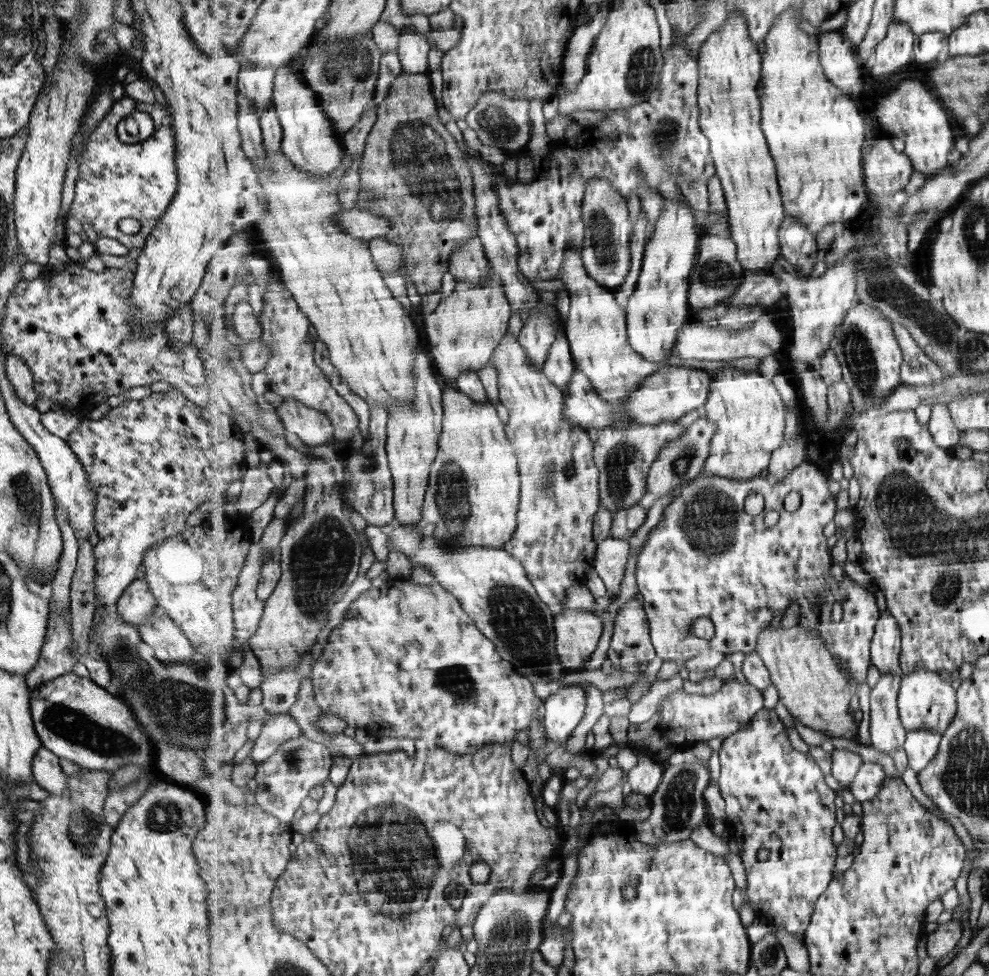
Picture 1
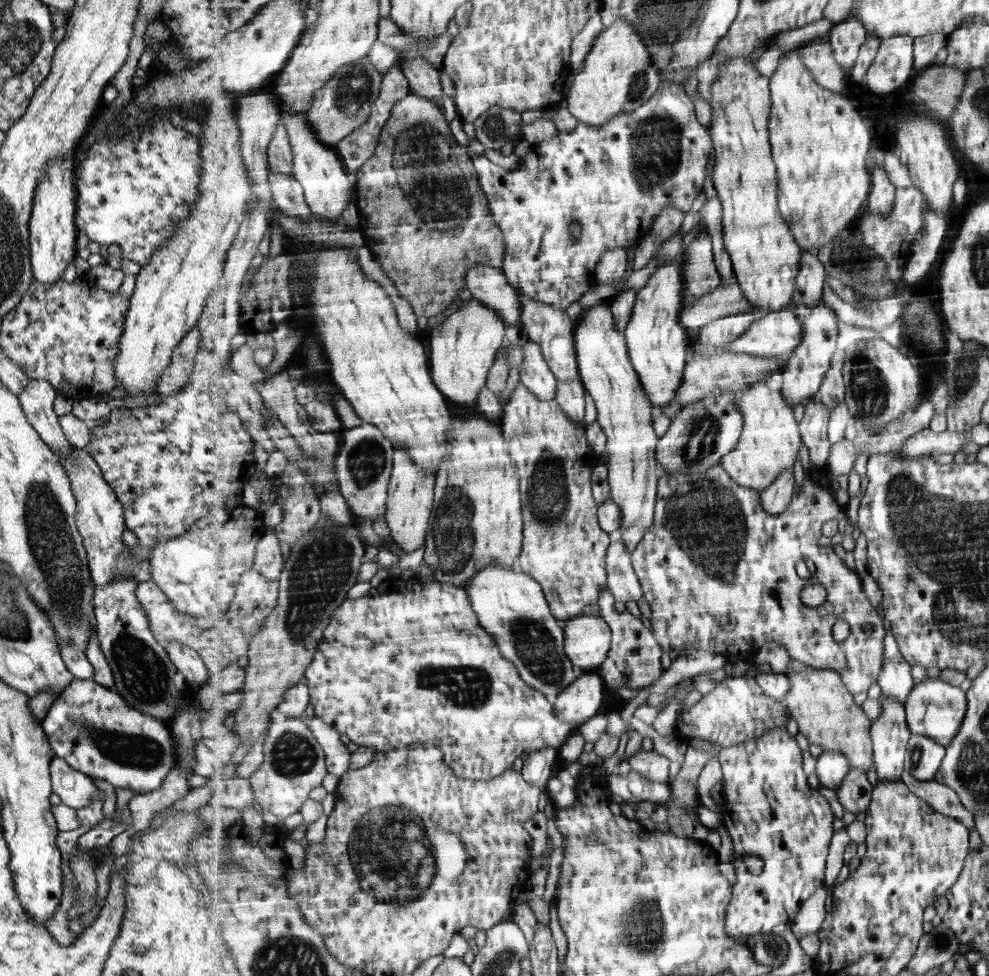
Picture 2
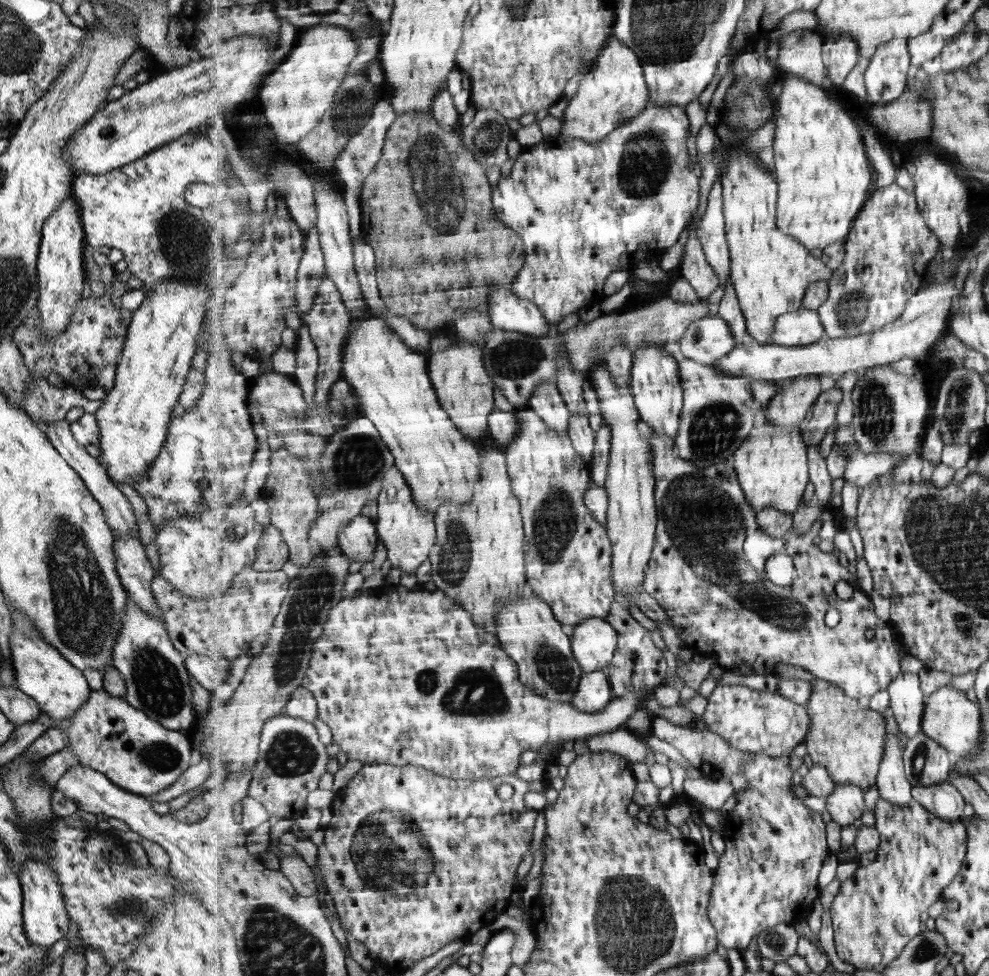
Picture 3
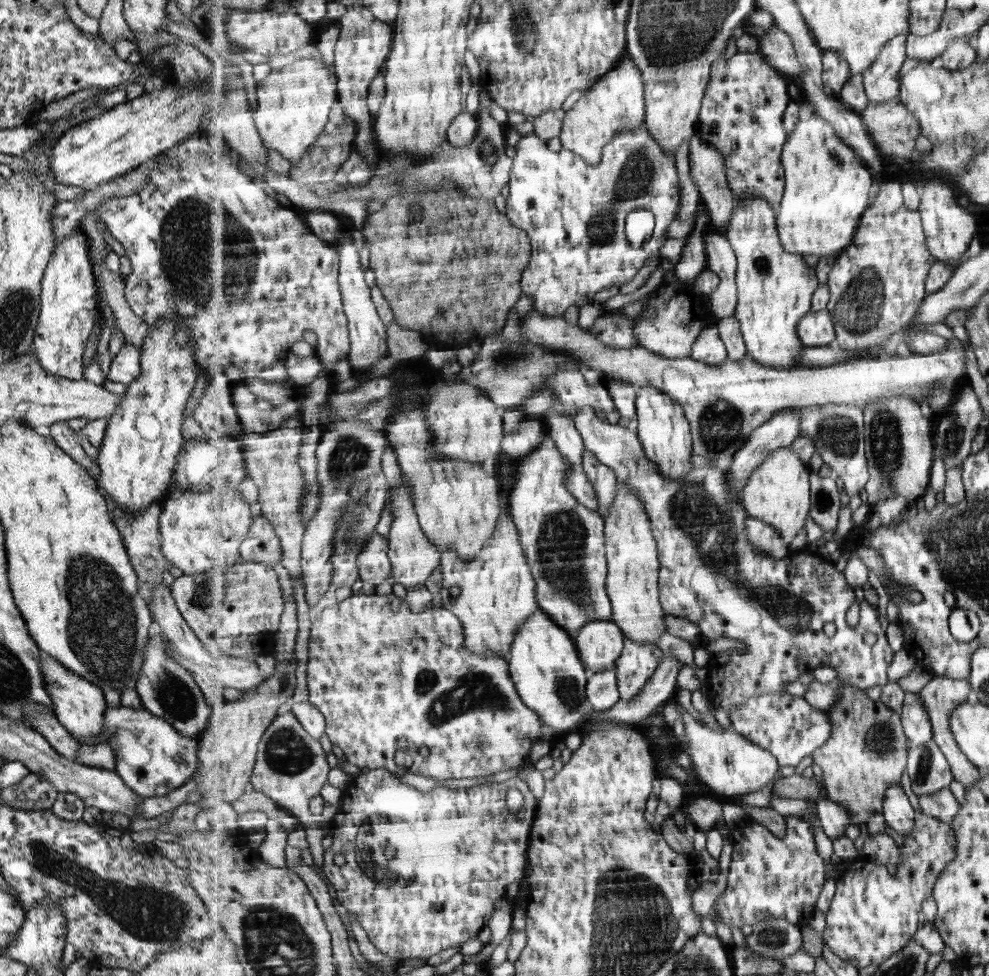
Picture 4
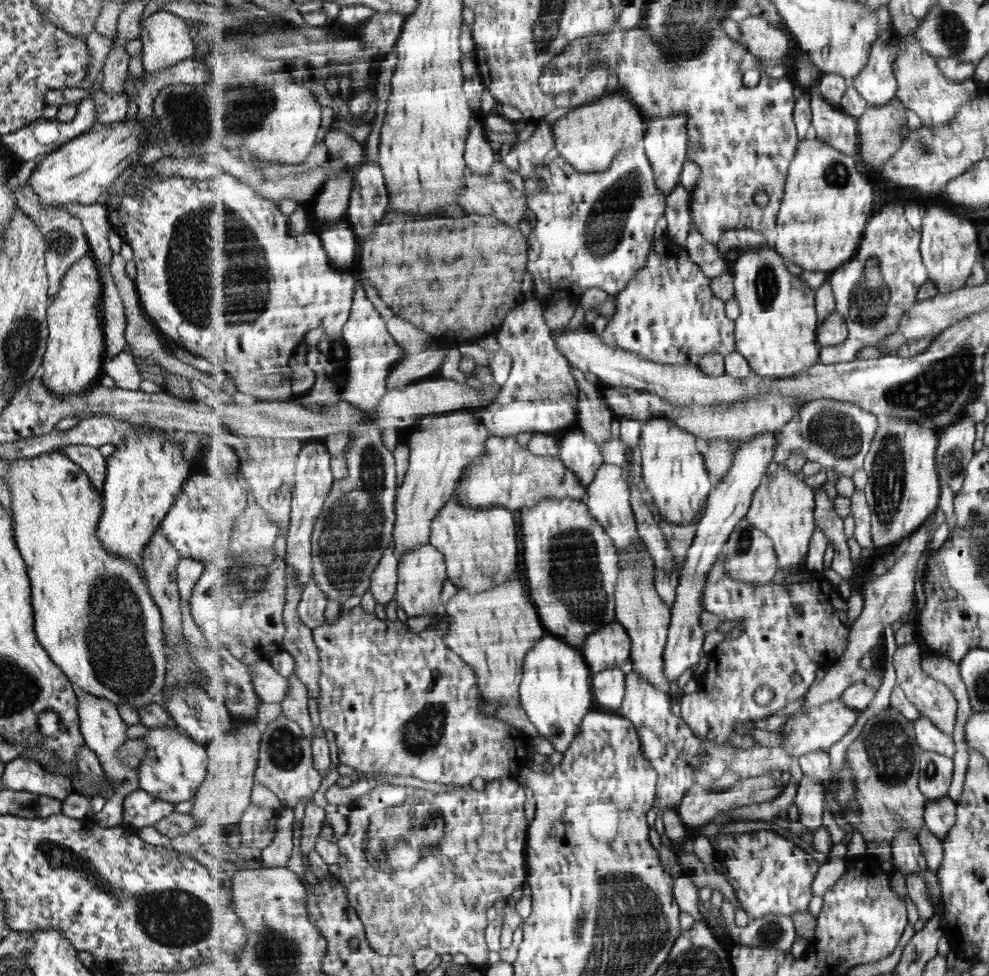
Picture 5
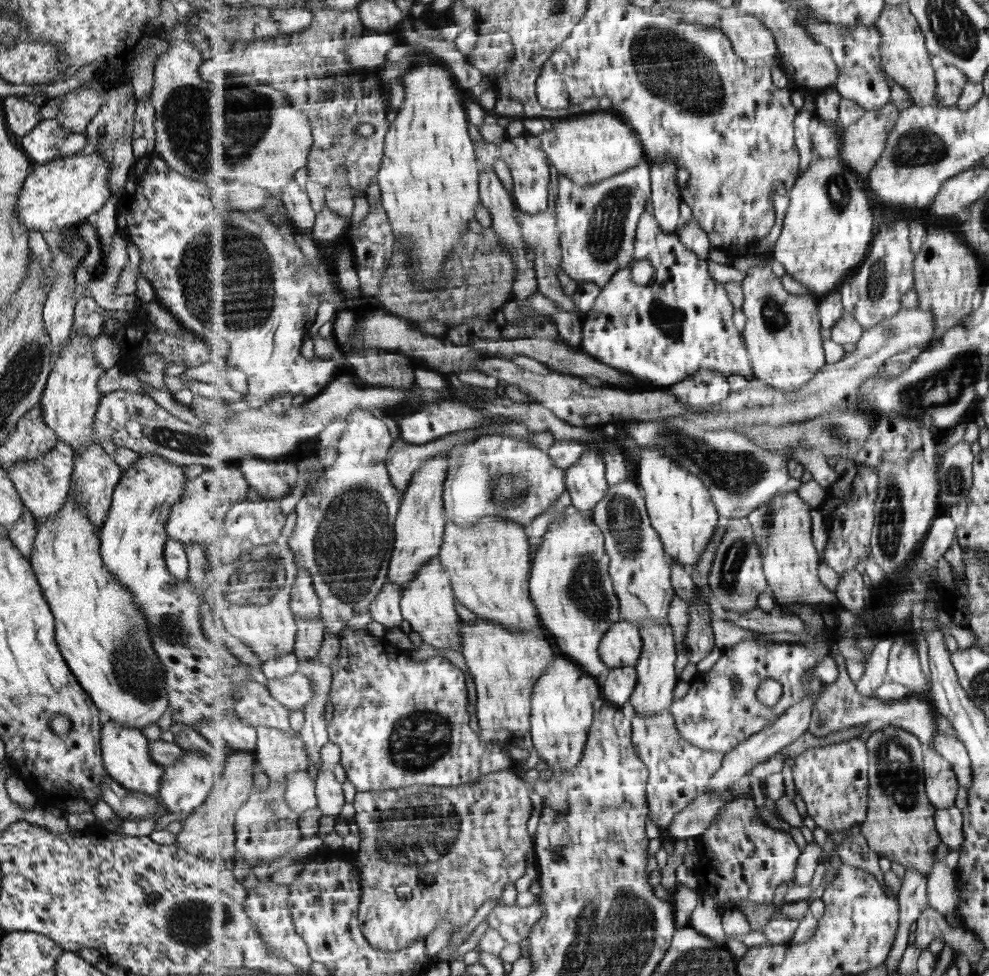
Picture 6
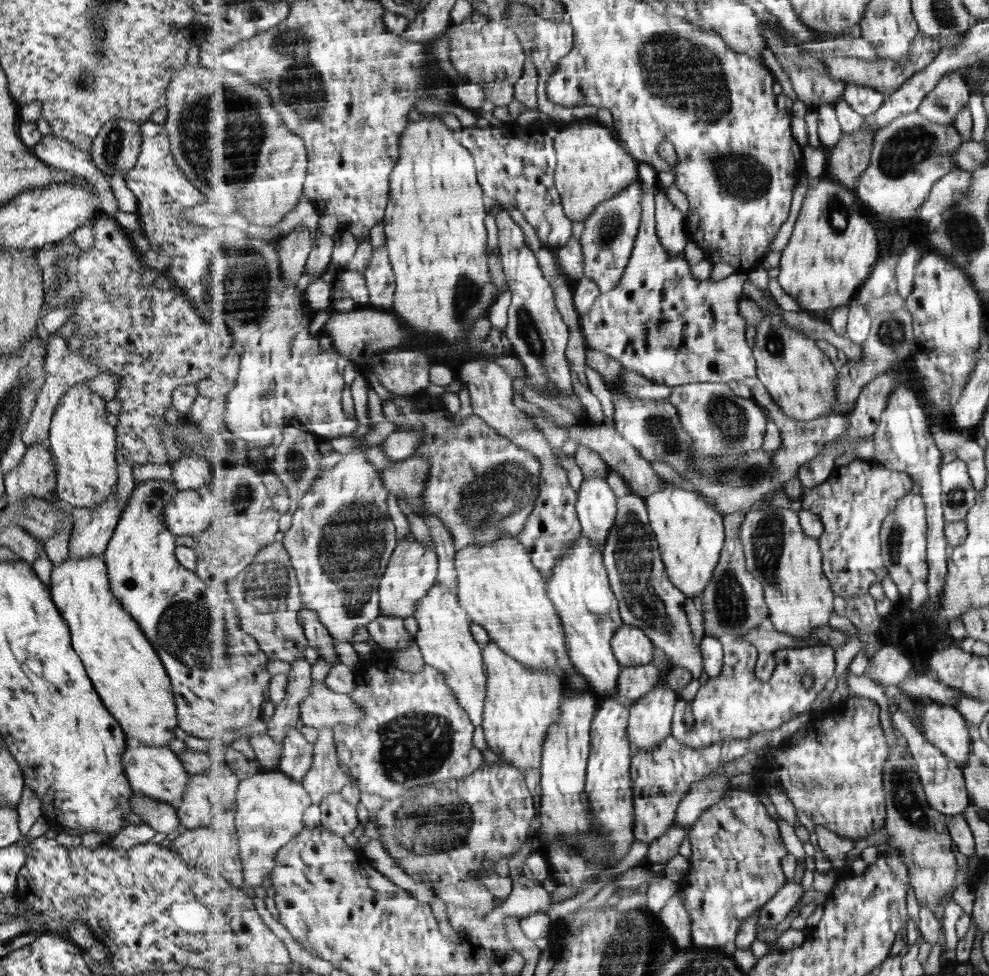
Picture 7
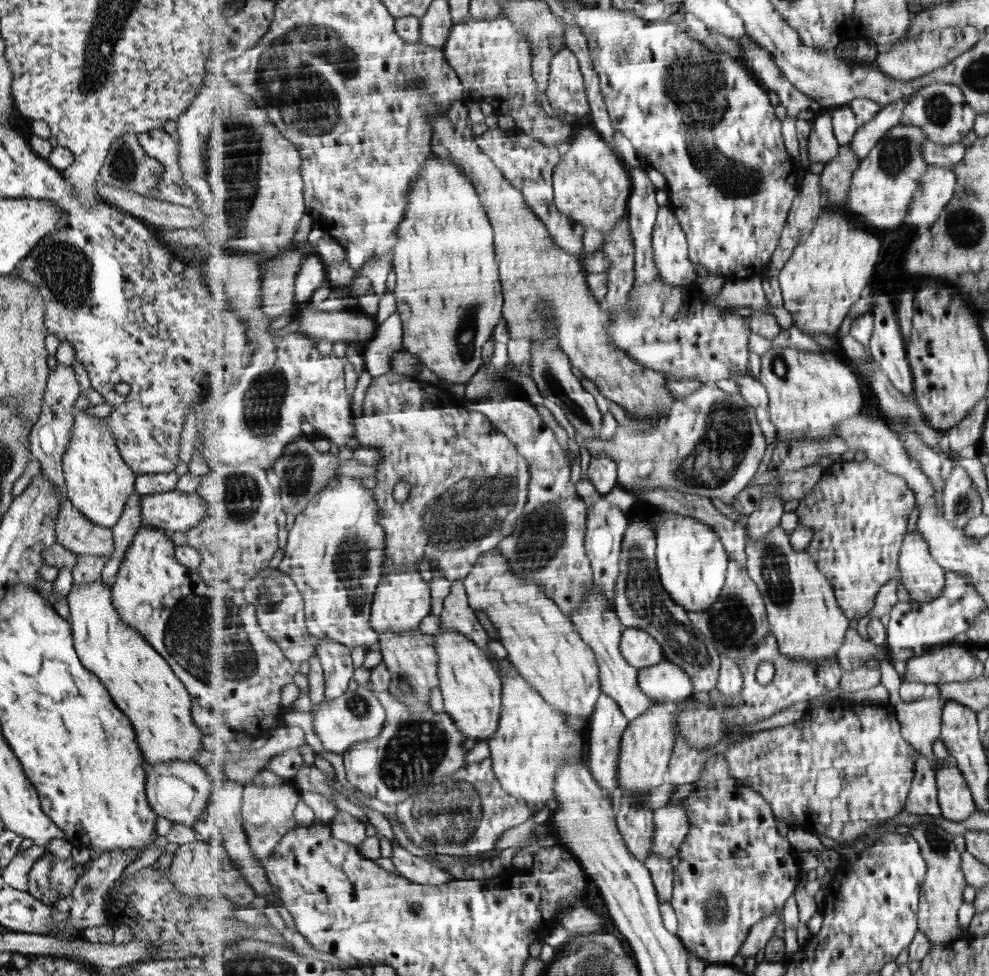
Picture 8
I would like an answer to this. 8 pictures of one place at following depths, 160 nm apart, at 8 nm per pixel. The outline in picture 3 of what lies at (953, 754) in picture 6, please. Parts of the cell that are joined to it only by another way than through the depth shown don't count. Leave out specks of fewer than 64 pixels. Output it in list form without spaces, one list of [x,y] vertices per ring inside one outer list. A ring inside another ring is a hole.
[[[900,673],[888,686],[893,711],[899,730],[908,738],[923,733],[925,693],[917,673]]]

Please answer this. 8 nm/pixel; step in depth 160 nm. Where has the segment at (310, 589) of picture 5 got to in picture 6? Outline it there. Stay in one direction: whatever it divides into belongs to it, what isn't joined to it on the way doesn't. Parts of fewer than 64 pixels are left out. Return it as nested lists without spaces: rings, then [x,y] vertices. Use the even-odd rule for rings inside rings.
[[[322,616],[318,621],[296,617],[296,623],[299,626],[299,632],[294,652],[299,662],[317,658],[322,649],[323,640],[325,640],[326,621]]]

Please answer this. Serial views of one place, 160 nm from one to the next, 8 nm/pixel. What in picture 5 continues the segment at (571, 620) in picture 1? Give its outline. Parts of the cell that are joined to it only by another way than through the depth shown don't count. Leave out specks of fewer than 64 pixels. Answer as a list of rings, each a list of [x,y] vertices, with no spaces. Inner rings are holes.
[[[618,620],[588,636],[584,657],[593,674],[615,668],[627,668],[632,658],[632,637]]]

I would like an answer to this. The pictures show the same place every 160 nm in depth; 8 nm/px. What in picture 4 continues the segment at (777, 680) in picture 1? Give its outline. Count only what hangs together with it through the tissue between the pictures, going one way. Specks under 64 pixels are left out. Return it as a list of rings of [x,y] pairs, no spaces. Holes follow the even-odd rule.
[[[844,684],[838,689],[838,701],[829,707],[827,713],[832,720],[833,736],[829,742],[813,754],[812,759],[824,774],[824,785],[830,800],[845,806],[851,814],[851,824],[859,825],[867,822],[873,813],[885,814],[885,798],[887,789],[893,785],[900,785],[903,772],[908,771],[910,747],[908,734],[905,733],[903,717],[893,712],[884,702],[871,700],[865,692],[853,685]]]

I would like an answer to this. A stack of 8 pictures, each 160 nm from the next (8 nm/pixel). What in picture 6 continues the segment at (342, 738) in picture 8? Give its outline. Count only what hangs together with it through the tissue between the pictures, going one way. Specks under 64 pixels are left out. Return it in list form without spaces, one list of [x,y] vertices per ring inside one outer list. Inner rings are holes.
[[[300,671],[285,678],[269,679],[266,686],[273,698],[291,711],[304,712],[306,704],[316,695],[312,680]]]

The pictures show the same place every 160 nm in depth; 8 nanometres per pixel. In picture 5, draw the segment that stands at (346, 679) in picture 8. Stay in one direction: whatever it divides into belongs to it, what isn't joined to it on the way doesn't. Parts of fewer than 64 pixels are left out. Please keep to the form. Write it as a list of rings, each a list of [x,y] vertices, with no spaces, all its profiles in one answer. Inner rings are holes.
[[[307,440],[302,445],[296,464],[296,485],[294,486],[292,498],[292,521],[287,532],[285,559],[288,564],[292,564],[296,568],[301,592],[306,589],[306,584],[313,578],[312,537],[316,522],[323,512],[325,501],[329,496],[329,492],[331,492],[331,486],[333,486],[331,457],[332,454],[323,441]]]

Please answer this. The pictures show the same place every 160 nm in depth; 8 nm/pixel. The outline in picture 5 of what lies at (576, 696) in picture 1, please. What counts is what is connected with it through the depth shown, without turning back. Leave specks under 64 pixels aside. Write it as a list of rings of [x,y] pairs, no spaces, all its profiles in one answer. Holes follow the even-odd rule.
[[[626,668],[594,673],[591,683],[596,707],[607,712],[618,713],[626,695]]]

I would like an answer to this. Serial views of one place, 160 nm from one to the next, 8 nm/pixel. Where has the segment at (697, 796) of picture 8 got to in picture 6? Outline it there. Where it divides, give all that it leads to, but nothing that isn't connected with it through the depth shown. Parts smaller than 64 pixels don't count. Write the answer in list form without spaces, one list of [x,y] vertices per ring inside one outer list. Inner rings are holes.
[[[729,795],[729,798],[729,803],[719,811],[714,822],[710,823],[710,827],[696,839],[699,861],[695,864],[694,871],[695,876],[698,877],[698,889],[705,888],[712,895],[719,911],[735,908],[734,902],[739,900],[747,899],[761,904],[773,902],[779,885],[786,884],[788,888],[794,885],[797,879],[798,860],[802,853],[799,844],[795,842],[789,831],[770,828],[758,816],[753,815],[755,800],[751,796]]]

